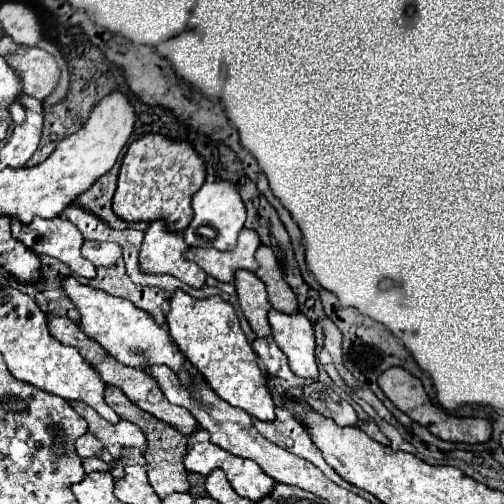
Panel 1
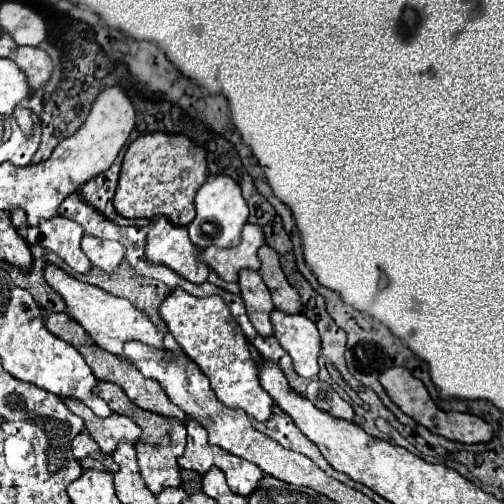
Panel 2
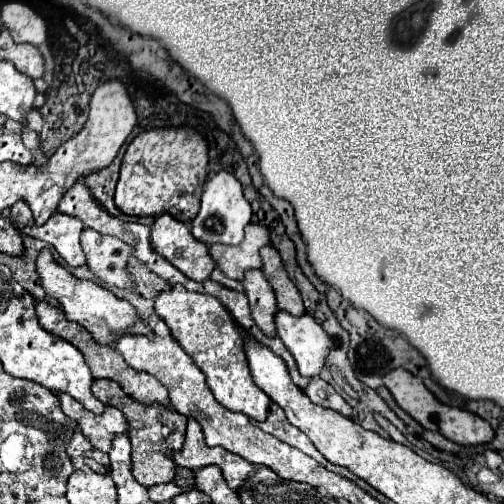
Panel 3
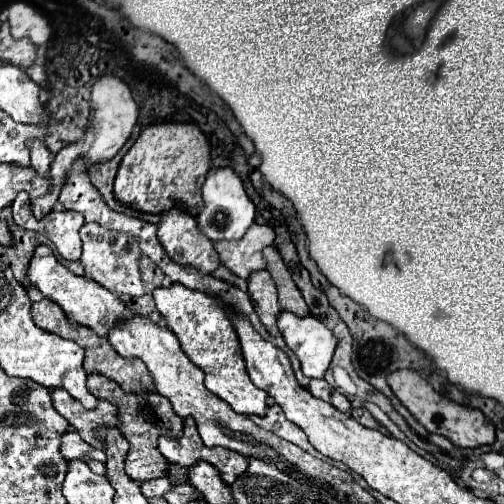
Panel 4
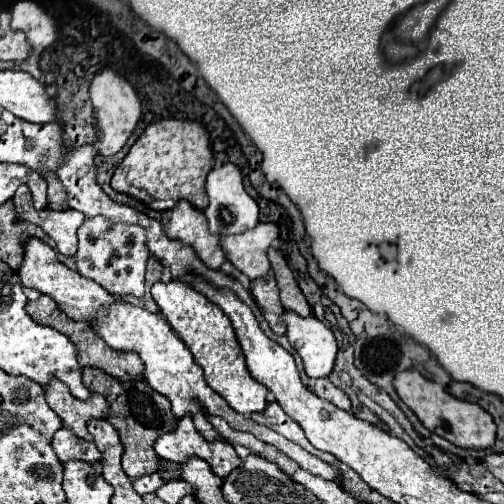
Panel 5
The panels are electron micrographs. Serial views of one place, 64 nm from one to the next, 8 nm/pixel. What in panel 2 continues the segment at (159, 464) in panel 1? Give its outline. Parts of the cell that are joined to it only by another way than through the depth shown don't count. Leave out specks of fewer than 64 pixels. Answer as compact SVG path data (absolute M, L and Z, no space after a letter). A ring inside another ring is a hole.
M98 382L94 392L102 400L106 400L106 404L114 412L132 418L140 426L142 434L140 434L138 442L134 444L134 448L136 448L136 456L138 456L140 476L142 476L144 484L150 488L150 492L156 494L156 492L160 492L160 488L180 486L180 466L178 466L176 458L184 452L184 446L186 446L186 424L182 420L178 420L178 418L168 418L168 416L162 416L162 414L156 414L156 412L148 412L148 410L136 406L124 394L124 390L118 388L112 382Z

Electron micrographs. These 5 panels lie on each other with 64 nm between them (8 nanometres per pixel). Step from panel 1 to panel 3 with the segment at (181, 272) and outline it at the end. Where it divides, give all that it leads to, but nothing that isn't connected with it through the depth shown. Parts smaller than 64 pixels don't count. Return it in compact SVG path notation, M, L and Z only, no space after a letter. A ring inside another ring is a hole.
M162 214L152 226L152 246L170 264L182 270L192 280L210 278L216 268L214 258L208 252L208 244L192 236L190 224L174 218L172 214Z

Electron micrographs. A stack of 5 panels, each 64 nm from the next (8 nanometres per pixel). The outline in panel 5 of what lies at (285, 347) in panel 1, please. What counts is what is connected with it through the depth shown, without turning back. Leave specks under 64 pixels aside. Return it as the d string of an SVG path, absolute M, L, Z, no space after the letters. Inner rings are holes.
M284 312L284 322L286 322L286 336L290 340L290 344L296 348L296 352L300 354L302 362L304 362L304 370L310 378L324 378L330 376L330 372L334 370L334 362L336 362L336 338L332 336L332 330L326 328L320 320L316 320L316 316L296 316L296 312Z

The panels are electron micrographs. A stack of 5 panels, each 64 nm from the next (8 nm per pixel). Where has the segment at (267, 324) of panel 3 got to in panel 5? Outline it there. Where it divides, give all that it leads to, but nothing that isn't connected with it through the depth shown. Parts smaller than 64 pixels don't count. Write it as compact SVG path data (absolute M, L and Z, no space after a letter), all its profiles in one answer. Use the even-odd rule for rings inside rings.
M270 270L268 276L264 278L256 278L250 284L250 294L254 296L254 300L258 302L264 318L268 320L270 328L274 330L274 334L282 336L286 334L286 326L282 322L282 314L284 314L284 306L280 302L280 292L278 292L278 284L274 280L274 274Z

